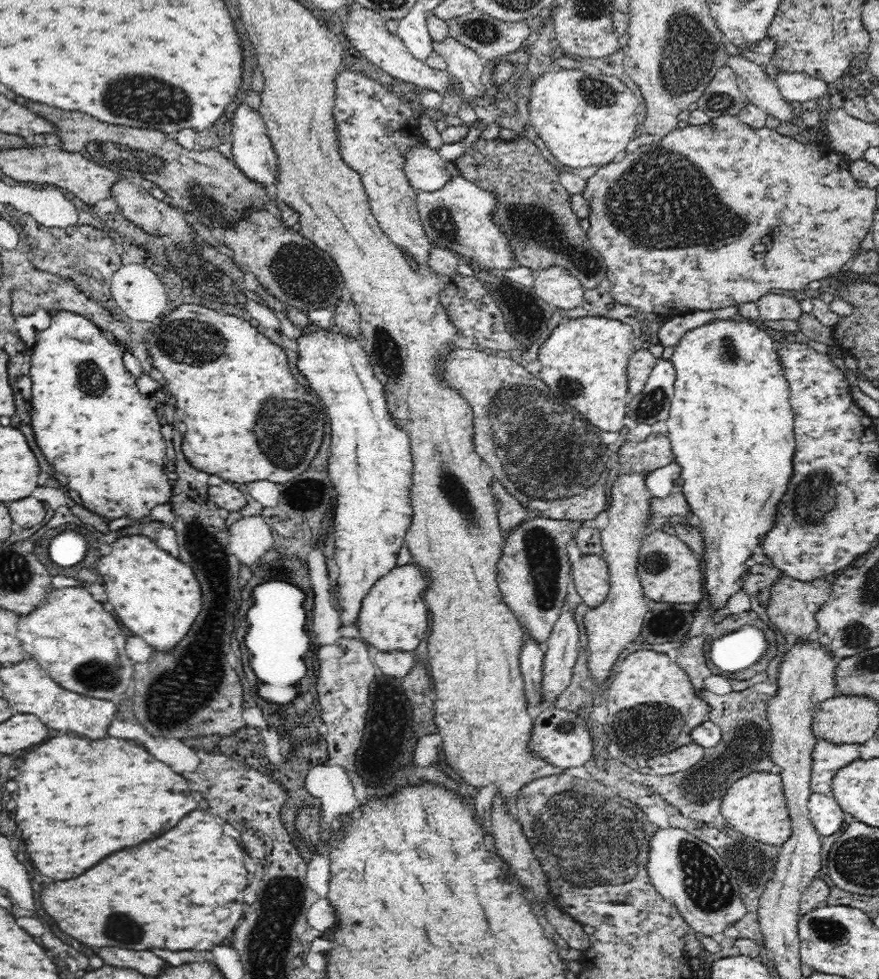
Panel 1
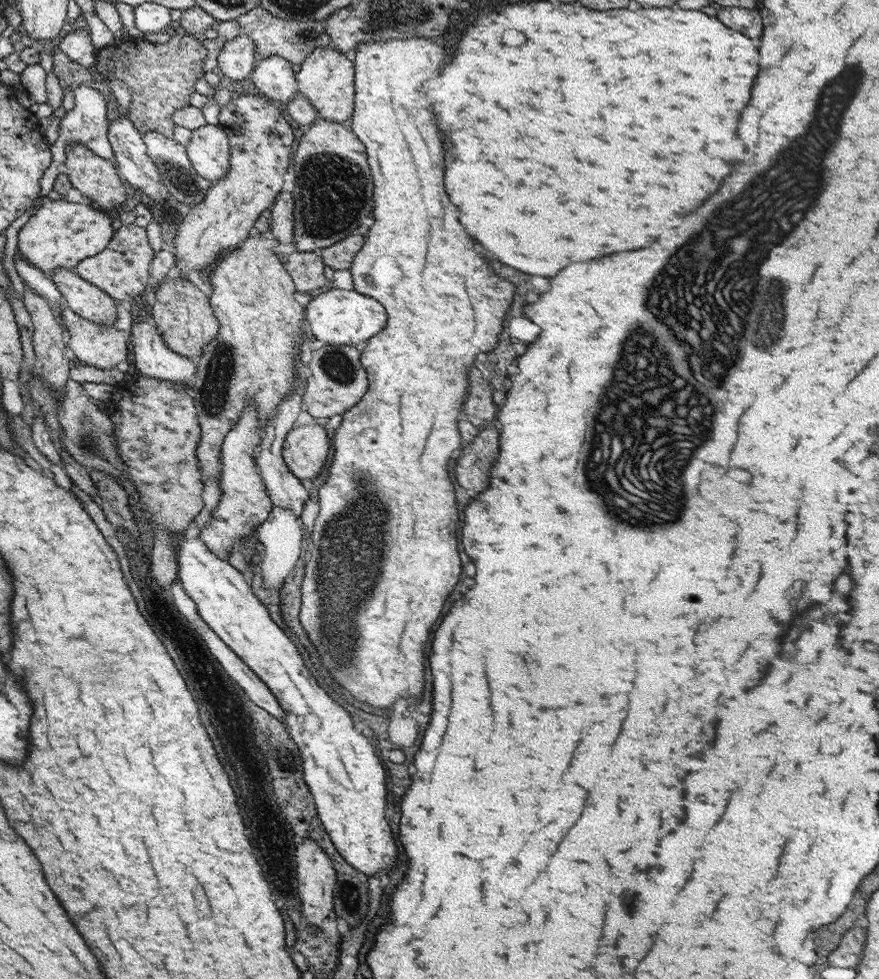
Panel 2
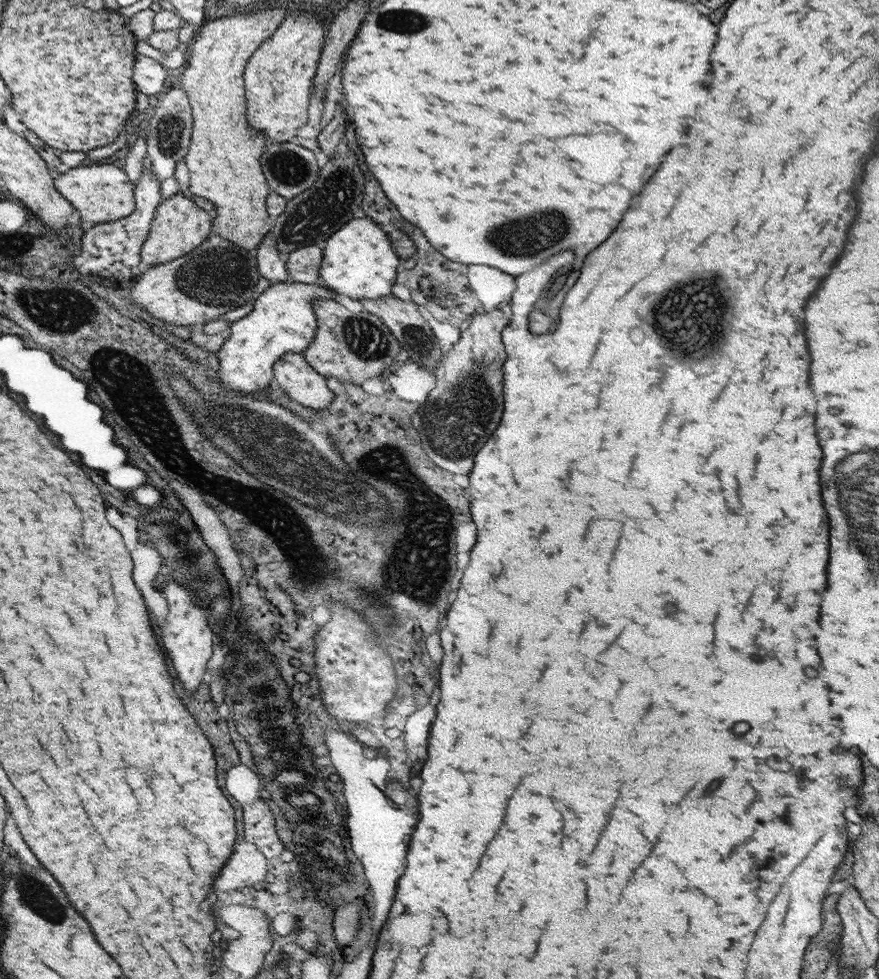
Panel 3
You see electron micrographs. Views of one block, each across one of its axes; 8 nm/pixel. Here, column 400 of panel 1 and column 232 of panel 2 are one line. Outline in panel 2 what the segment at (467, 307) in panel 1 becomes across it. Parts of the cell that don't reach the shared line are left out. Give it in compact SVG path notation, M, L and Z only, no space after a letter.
M235 94L227 102L227 106L221 108L217 126L223 128L223 132L227 134L227 140L229 140L229 172L225 178L211 184L203 202L191 206L189 214L179 224L179 230L173 238L173 246L175 246L175 260L177 260L175 266L181 270L181 278L187 278L189 272L199 272L201 268L213 266L225 248L231 250L231 246L237 248L241 242L245 242L249 238L249 234L253 232L253 226L255 226L257 218L261 216L261 212L275 204L275 198L283 188L289 188L289 174L291 174L289 162L291 162L293 130L285 122L285 118L279 114L279 110L273 108L273 102L269 102L261 94L257 94L257 96L255 94L253 96Z

